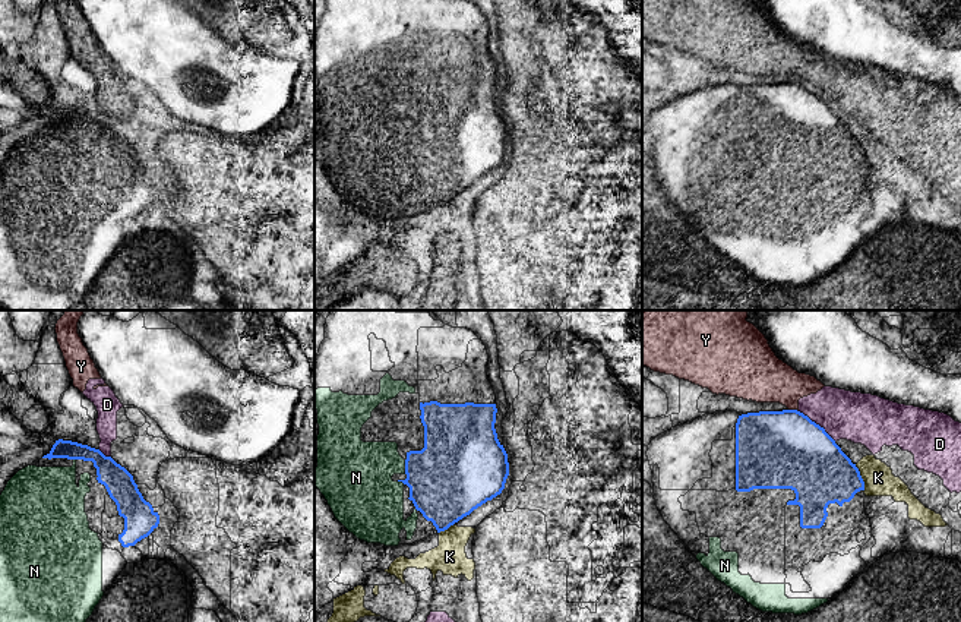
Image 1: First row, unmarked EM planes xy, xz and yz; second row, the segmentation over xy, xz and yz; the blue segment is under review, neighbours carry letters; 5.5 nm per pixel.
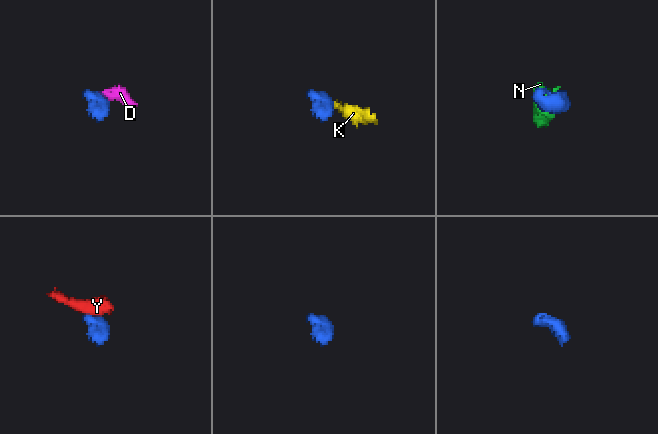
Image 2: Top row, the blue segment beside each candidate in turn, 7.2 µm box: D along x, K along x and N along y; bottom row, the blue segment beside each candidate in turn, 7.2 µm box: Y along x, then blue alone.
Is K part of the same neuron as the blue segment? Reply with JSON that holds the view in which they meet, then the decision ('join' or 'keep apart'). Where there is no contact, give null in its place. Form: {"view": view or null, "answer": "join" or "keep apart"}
{"view": "yz", "answer": "keep apart"}

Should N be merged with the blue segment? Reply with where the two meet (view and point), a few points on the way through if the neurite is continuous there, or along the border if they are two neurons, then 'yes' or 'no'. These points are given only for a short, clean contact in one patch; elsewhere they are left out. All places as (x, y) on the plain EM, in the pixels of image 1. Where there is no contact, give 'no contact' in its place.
meets blue in xz at (405, 139); yes

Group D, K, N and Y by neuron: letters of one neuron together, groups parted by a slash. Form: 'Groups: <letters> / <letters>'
Groups: D Y / K / N

